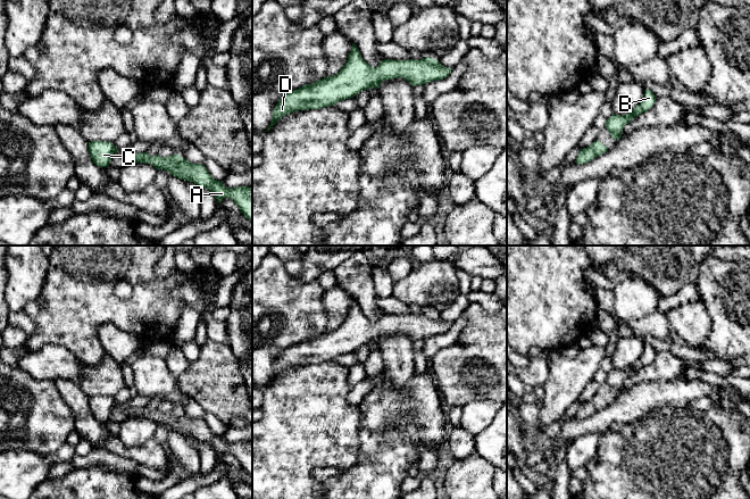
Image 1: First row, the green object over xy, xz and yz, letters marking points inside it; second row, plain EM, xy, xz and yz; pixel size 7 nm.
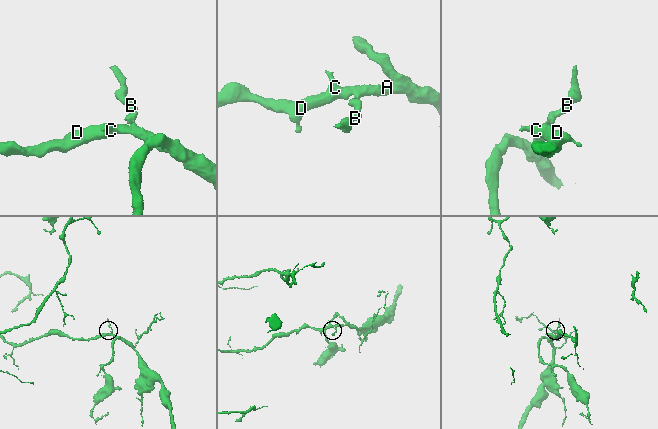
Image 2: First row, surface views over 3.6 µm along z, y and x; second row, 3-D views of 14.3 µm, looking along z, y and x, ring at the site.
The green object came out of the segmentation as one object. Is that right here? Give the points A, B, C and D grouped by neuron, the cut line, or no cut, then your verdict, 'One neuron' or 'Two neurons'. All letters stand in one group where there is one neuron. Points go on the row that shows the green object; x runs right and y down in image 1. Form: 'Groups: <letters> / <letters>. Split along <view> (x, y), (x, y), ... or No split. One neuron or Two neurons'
Groups: A B C D. No split. One neuron

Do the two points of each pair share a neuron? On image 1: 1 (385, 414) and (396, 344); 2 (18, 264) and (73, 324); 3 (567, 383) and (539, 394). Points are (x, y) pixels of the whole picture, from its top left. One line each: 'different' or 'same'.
1: different
2: different
3: different

